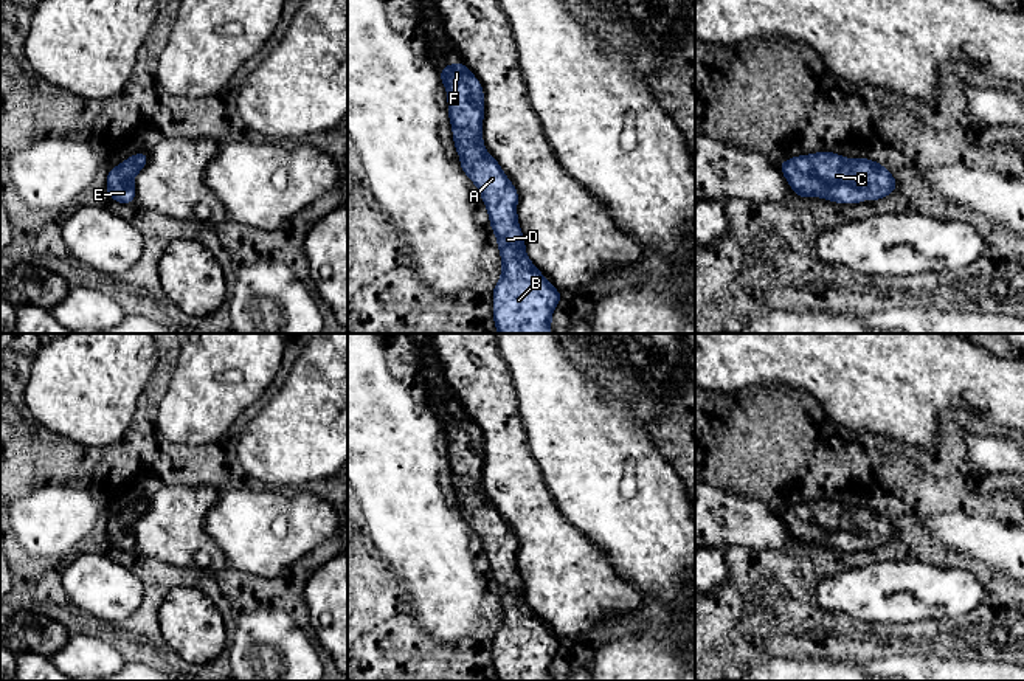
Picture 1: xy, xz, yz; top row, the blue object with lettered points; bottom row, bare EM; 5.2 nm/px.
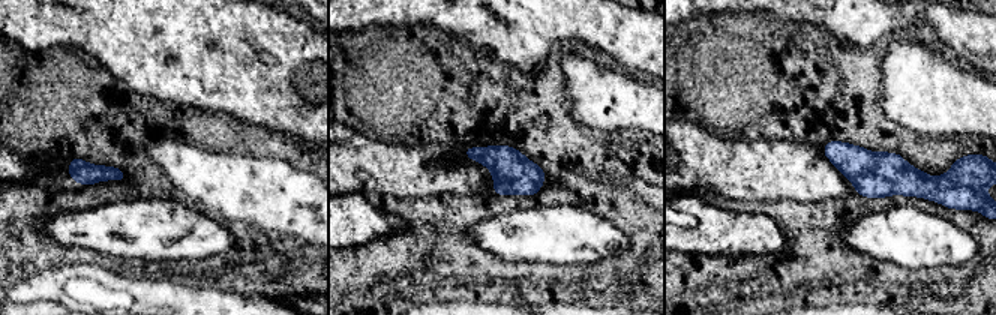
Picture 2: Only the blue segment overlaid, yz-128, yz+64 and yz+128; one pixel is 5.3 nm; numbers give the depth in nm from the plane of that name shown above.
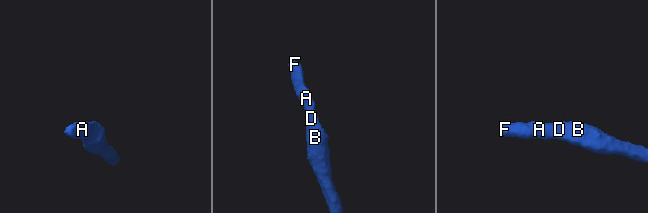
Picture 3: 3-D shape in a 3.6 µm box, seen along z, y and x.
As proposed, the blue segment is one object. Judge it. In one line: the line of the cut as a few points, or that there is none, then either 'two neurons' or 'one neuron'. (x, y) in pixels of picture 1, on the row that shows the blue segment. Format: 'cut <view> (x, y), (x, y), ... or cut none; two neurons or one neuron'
cut none; one neuron

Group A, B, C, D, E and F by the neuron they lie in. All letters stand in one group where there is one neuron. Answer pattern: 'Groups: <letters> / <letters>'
Groups: A B C D E F

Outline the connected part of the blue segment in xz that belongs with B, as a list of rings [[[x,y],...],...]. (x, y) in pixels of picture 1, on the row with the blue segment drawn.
[[[464,64],[447,65],[439,74],[447,87],[448,116],[461,169],[481,192],[501,253],[503,273],[493,289],[496,330],[551,334],[552,310],[562,295],[528,259],[517,220],[517,189],[483,146],[481,84]]]

